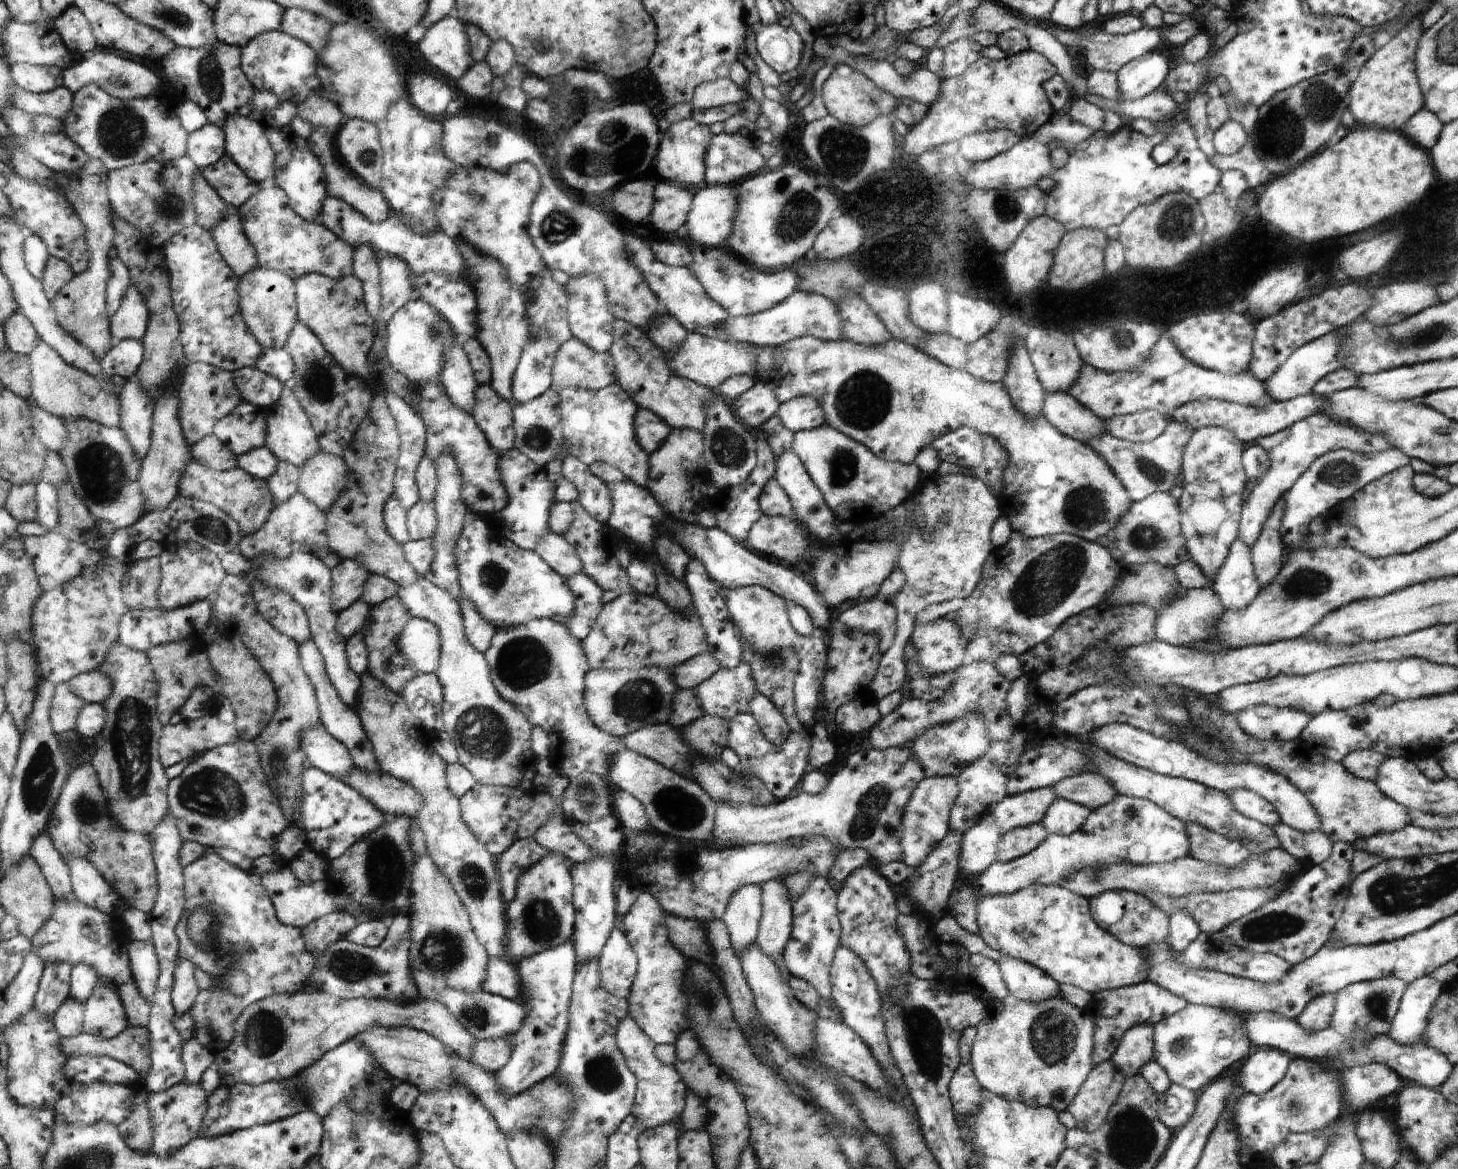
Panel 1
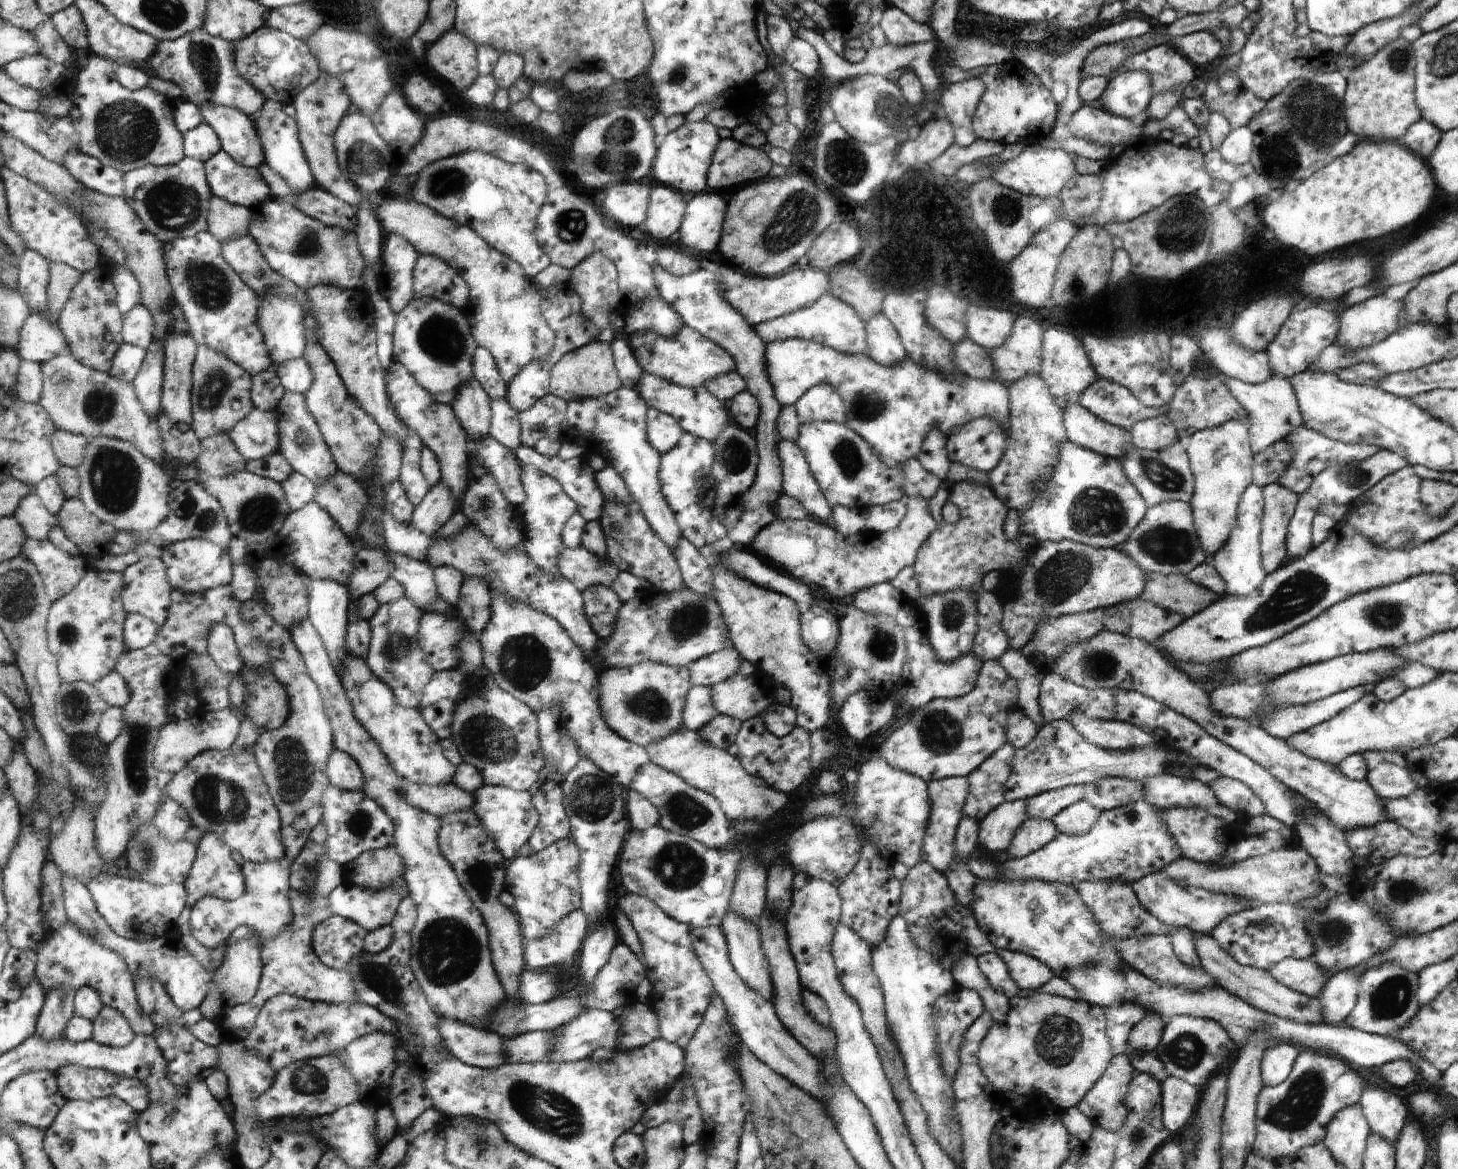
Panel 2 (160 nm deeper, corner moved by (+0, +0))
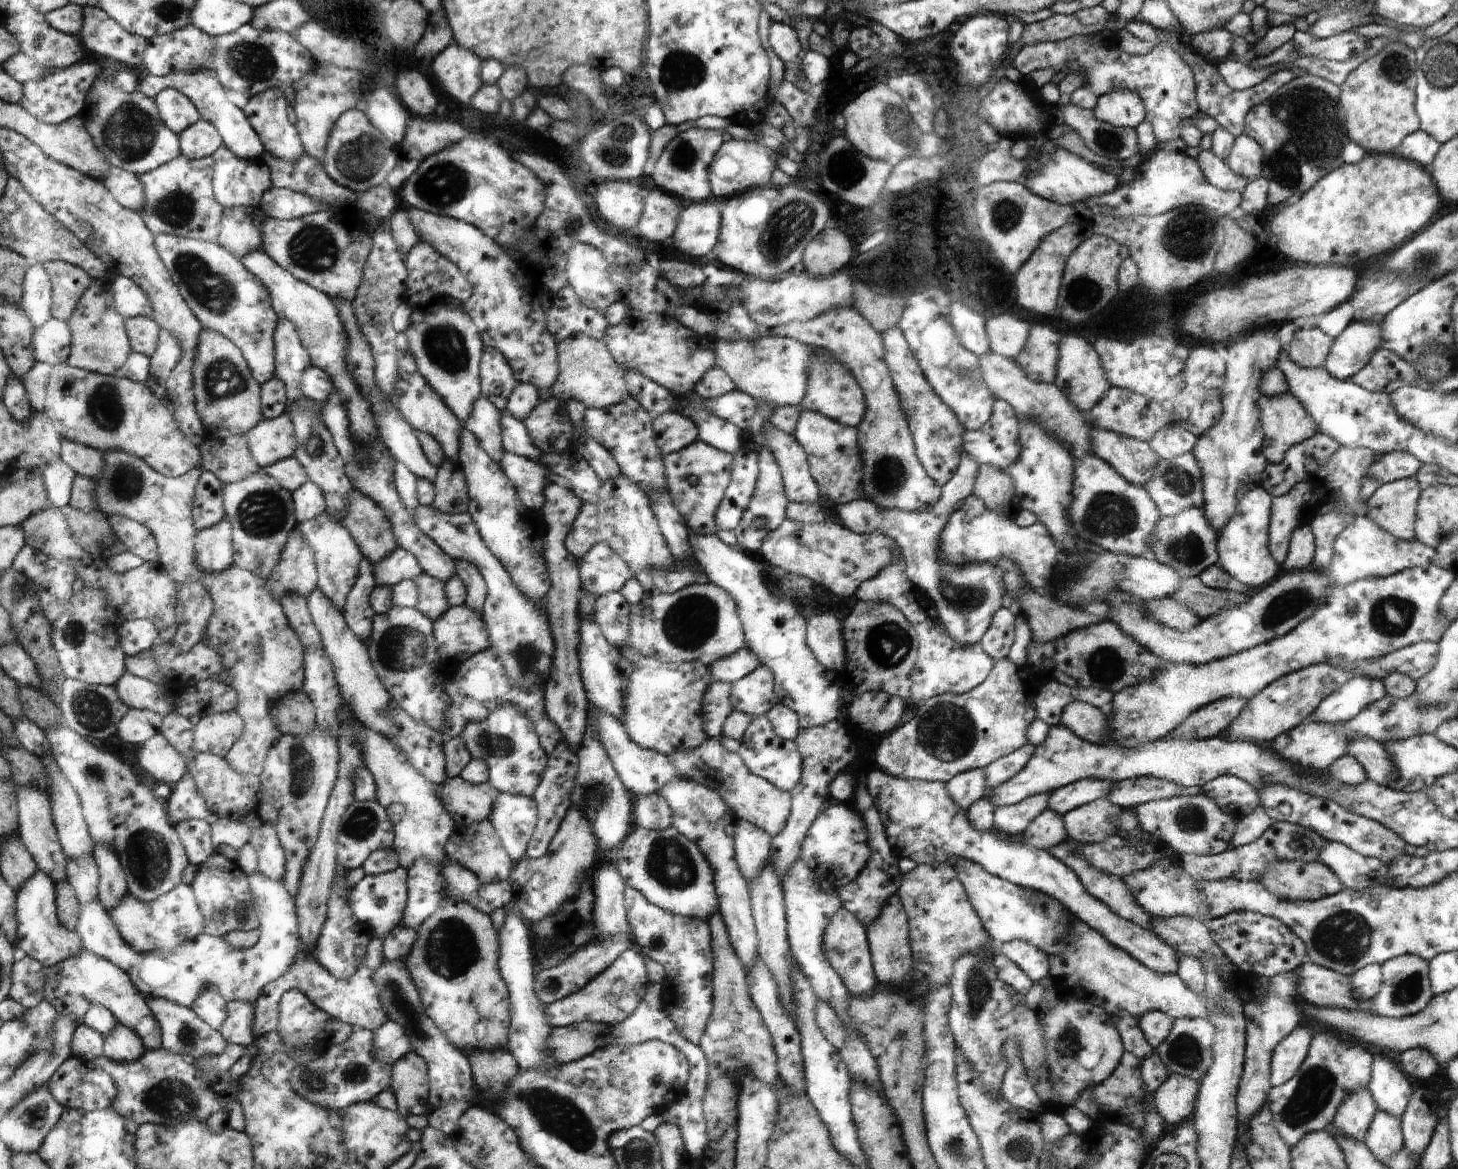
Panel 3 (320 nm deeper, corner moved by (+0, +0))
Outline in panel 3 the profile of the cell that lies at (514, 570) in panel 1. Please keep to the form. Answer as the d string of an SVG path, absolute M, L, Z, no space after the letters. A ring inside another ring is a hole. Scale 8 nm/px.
M580 615L579 622L578 662L587 700L594 706L610 710L610 714L622 723L625 714L625 695L628 693L626 686L628 686L630 674L634 672L634 664L630 664L630 660L626 660L618 652L619 649L608 642L602 635L601 628L592 618Z

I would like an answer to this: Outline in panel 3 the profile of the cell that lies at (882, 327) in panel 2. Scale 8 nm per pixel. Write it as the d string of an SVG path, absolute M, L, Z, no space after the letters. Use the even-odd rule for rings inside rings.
M897 326L880 333L885 346L885 364L893 378L894 388L900 395L901 404L906 408L904 412L908 416L909 430L918 461L924 464L925 471L940 486L945 486L960 467L964 455L965 428L958 422L952 408L946 406L941 396L930 387L912 348L909 347L908 340Z

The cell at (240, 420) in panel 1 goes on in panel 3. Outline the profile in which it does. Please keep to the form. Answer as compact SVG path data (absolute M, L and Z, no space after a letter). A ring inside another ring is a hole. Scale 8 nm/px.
M282 414L274 420L262 420L246 436L252 456L260 468L293 457L296 449L296 432L288 414Z

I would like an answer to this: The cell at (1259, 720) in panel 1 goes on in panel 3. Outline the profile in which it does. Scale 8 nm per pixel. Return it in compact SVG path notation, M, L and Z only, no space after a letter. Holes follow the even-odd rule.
M1366 674L1354 676L1342 688L1324 698L1307 721L1337 724L1356 718L1356 714L1360 714L1368 704L1387 696L1382 682L1380 678Z

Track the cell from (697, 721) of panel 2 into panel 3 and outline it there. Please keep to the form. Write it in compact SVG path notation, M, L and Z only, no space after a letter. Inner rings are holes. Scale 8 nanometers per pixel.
M714 681L705 694L704 720L706 735L720 738L724 733L726 718L733 713L730 703L731 684L728 682Z

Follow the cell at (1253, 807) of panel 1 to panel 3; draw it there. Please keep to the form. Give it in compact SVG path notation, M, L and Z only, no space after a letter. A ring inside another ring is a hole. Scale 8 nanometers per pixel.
M1221 775L1201 787L1201 793L1210 798L1225 814L1238 822L1259 806L1259 792L1248 782L1231 775Z

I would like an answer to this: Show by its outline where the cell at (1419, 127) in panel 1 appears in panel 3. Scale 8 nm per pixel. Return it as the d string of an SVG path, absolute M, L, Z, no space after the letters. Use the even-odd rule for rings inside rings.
M1419 129L1408 134L1394 154L1416 162L1422 168L1429 170L1440 146L1440 142Z

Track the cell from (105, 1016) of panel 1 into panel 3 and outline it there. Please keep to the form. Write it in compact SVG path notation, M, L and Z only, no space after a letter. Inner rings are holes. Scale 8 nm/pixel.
M118 1026L116 1032L112 1036L108 1034L105 1039L106 1058L112 1062L138 1062L146 1054L142 1038L126 1026Z

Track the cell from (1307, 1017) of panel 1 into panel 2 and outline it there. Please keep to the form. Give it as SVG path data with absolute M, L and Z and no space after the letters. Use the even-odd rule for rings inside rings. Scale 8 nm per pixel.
M1352 969L1330 974L1322 994L1316 998L1322 1008L1322 1018L1328 1025L1339 1025L1348 1014L1358 998L1358 974Z

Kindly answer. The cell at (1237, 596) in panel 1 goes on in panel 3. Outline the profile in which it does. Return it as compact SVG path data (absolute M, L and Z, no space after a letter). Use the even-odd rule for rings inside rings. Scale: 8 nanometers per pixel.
M1255 487L1238 502L1233 518L1228 525L1220 531L1217 541L1217 565L1222 568L1230 578L1251 589L1259 590L1269 584L1282 571L1274 562L1268 550L1268 526L1270 525L1270 512L1272 512L1272 497L1261 487Z

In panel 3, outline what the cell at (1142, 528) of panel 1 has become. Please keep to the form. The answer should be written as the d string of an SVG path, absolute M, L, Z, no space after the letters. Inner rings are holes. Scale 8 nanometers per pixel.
M1190 508L1174 516L1162 516L1150 532L1151 557L1159 564L1166 564L1183 578L1199 577L1210 566L1217 565L1216 552L1219 534L1207 521L1203 508Z

